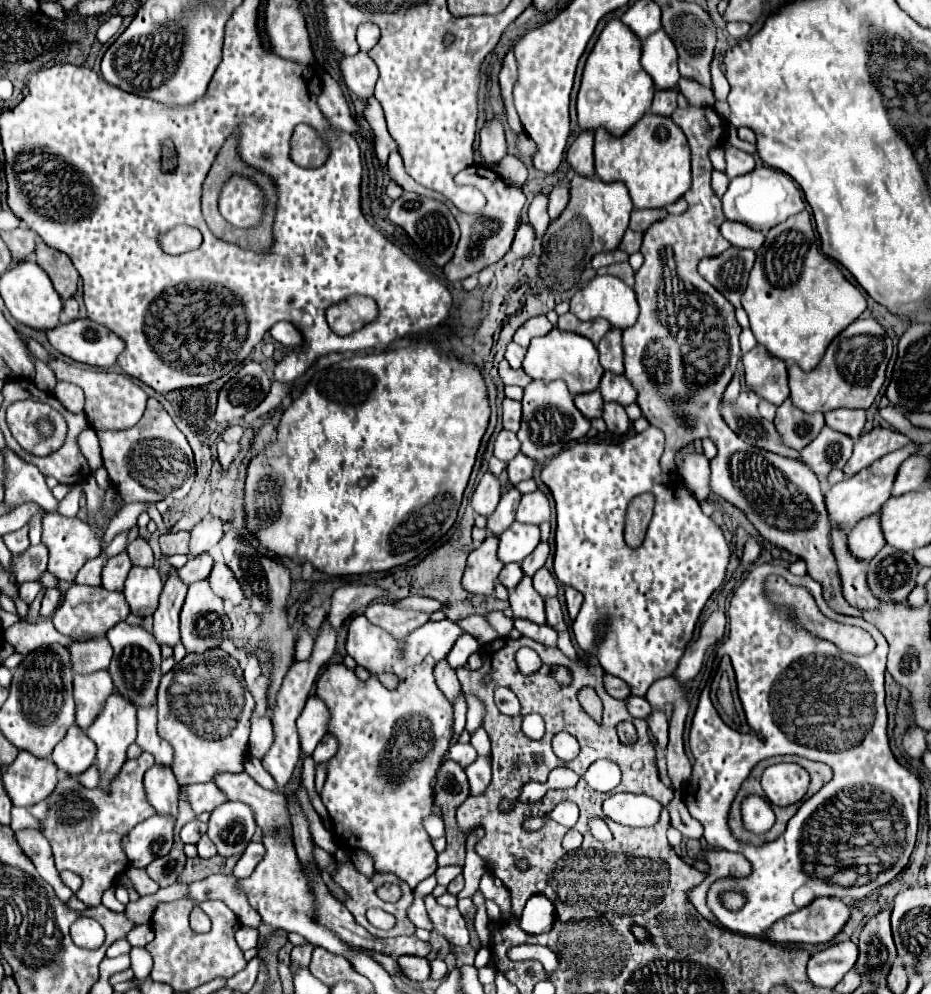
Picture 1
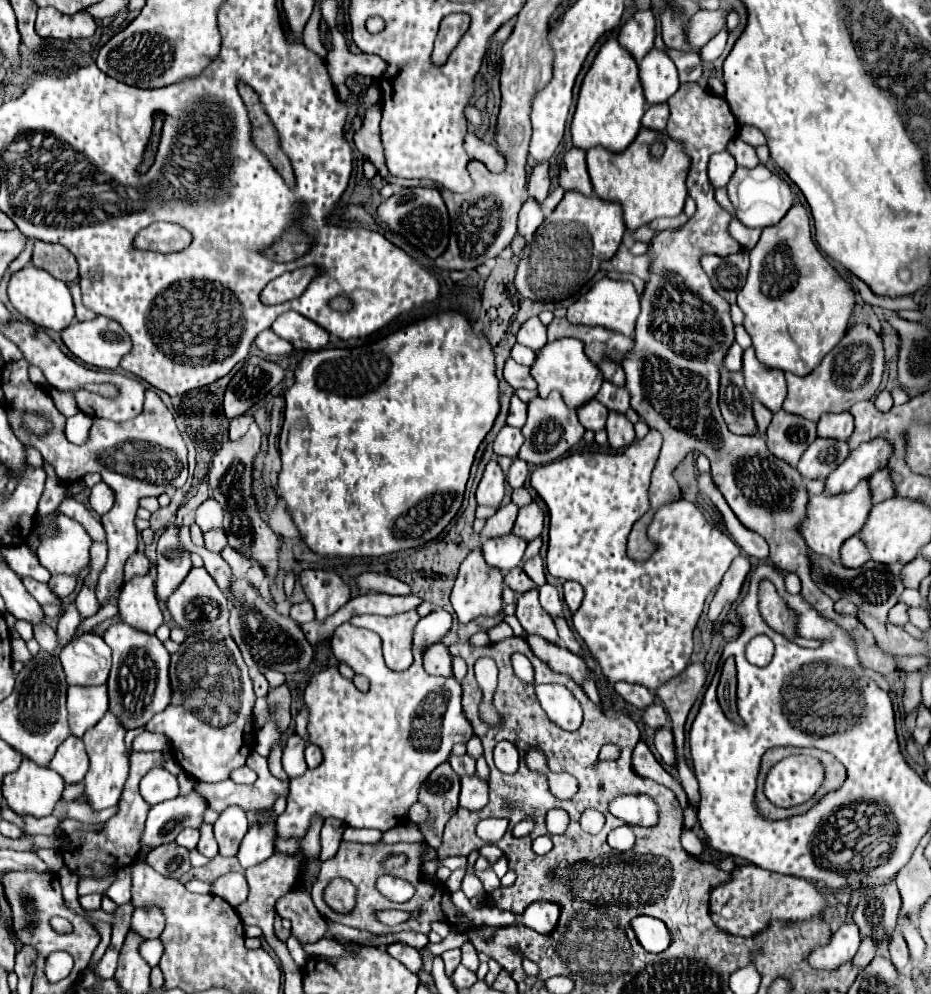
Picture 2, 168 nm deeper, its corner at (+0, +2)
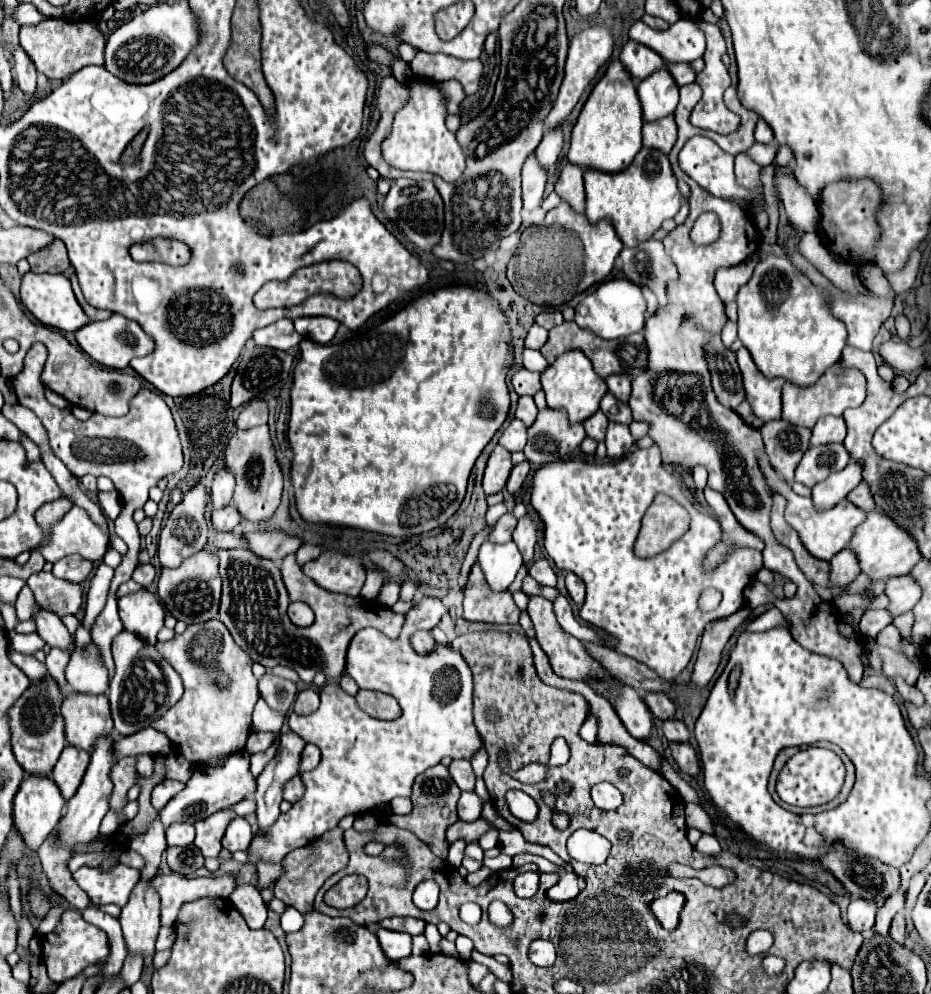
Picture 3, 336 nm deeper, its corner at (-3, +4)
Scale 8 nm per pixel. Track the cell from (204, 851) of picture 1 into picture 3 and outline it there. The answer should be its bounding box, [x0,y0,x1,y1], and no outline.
[194,810,236,858]

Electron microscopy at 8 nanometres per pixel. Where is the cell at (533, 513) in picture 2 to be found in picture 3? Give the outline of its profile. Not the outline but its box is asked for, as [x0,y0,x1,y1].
[514,514,538,564]

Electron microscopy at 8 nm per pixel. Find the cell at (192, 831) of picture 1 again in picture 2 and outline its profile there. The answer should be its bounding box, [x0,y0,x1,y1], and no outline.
[175,828,199,850]

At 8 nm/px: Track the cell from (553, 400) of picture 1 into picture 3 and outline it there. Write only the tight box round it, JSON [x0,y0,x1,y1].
[524,408,586,464]

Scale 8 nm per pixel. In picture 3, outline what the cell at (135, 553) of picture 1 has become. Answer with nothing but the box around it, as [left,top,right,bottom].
[132,564,156,588]

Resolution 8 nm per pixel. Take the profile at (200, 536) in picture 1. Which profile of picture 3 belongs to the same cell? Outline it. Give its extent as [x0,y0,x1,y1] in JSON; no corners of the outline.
[212,470,234,510]

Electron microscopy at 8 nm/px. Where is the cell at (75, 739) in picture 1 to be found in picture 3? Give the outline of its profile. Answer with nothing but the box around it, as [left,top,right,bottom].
[52,744,90,800]

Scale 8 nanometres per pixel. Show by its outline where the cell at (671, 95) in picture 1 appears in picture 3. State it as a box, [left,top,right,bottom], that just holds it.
[642,116,676,152]

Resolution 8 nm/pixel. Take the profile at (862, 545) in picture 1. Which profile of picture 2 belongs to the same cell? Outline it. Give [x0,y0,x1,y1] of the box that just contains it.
[841,536,869,568]

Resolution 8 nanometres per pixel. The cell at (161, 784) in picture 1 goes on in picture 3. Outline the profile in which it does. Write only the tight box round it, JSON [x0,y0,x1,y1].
[152,780,184,810]

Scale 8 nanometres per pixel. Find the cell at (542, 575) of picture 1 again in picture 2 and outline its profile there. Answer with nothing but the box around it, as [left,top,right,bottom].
[539,584,563,618]

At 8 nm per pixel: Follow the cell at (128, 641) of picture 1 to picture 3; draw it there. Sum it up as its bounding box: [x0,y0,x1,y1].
[108,630,182,736]

